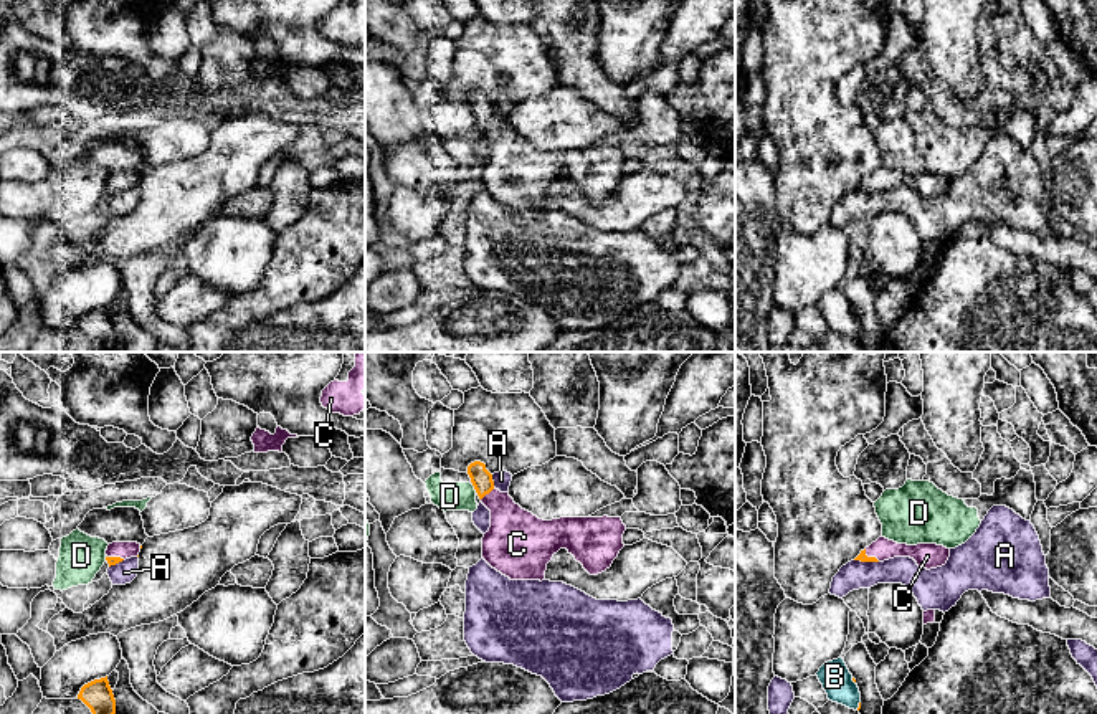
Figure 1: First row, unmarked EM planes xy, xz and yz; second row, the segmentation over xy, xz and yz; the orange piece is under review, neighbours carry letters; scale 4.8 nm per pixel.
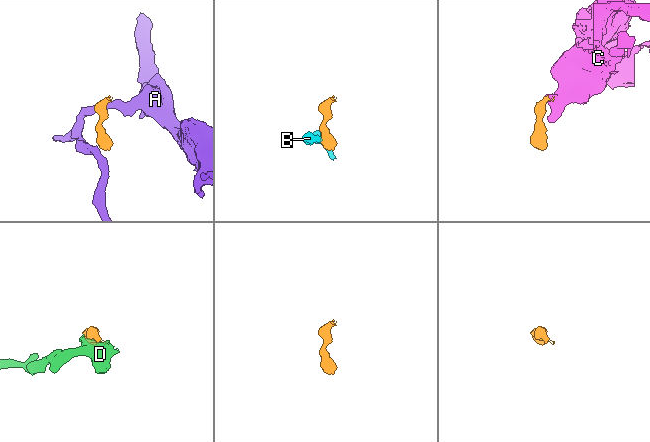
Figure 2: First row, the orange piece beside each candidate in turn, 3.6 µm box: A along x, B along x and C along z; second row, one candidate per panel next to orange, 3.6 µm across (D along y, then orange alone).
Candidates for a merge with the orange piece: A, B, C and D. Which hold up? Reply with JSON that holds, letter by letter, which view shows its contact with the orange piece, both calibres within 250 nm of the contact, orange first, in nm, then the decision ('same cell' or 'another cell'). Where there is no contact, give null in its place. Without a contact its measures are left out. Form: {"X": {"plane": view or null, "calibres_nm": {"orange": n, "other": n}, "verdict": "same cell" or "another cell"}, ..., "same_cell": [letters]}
{"A": {"plane": "xz", "calibres_nm": {"orange": 100, "other": 80}, "verdict": "another cell"}, "B": {"plane": "yz", "calibres_nm": {"orange": 20, "other": 150}, "verdict": "another cell"}, "C": {"plane": "xz", "calibres_nm": {"orange": 100, "other": 280}, "verdict": "same cell"}, "D": {"plane": "xz", "calibres_nm": {"orange": 100, "other": 140}, "verdict": "another cell"}, "same_cell": ["C"]}

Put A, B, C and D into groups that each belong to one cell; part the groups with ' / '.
A / B D / C

